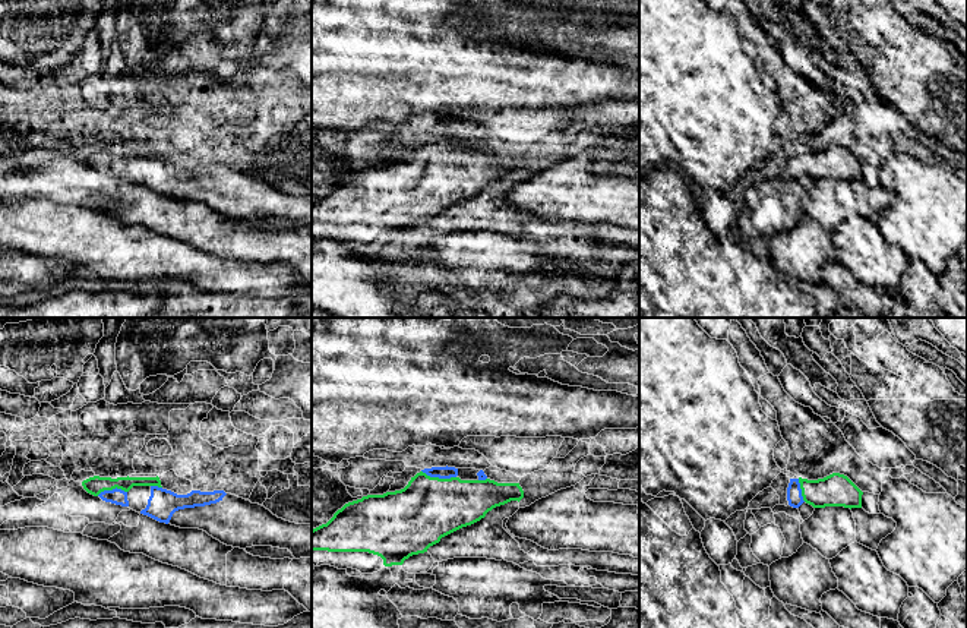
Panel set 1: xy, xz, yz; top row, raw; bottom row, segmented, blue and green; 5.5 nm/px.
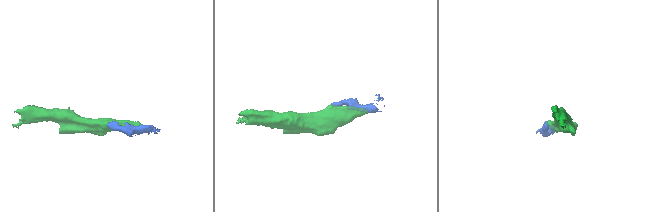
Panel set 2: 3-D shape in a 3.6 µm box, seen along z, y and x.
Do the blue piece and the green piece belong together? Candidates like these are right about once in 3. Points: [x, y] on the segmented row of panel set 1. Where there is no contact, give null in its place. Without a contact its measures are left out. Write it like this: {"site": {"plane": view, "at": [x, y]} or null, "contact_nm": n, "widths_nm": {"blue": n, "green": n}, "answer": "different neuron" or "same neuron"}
{"site": {"plane": "xz", "at": [439, 477]}, "contact_nm": 200, "widths_nm": {"blue": 70, "green": 360}, "answer": "same neuron"}

